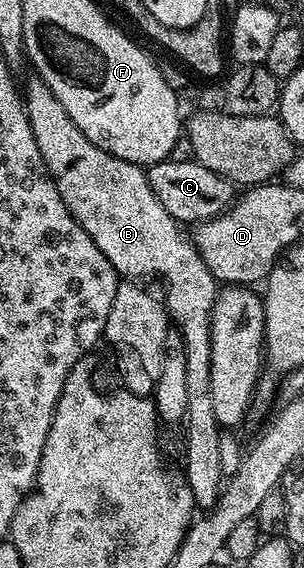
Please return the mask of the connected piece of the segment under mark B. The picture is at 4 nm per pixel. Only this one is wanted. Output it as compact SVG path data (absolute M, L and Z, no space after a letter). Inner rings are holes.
M31 77L31 80L22 88L23 103L27 107L27 116L29 117L29 125L33 125L33 138L37 141L37 149L41 149L41 157L45 161L47 171L55 180L57 185L57 193L61 193L61 197L65 201L65 205L69 209L69 213L81 225L81 229L85 229L85 233L89 233L89 237L93 237L93 241L97 245L97 249L101 249L101 253L105 253L105 257L109 261L109 265L113 265L116 276L126 277L131 281L139 281L142 275L160 275L163 278L163 287L167 290L165 294L165 306L170 322L173 324L174 330L179 332L179 336L183 339L185 345L185 370L187 371L189 401L187 402L187 417L182 424L181 430L183 435L183 463L181 474L186 479L189 489L195 498L195 506L199 509L210 509L218 501L220 492L224 488L225 478L221 473L220 466L220 432L221 428L215 416L213 409L213 400L211 398L211 374L209 373L209 353L211 352L211 314L213 313L213 305L215 304L215 296L217 294L217 281L213 277L213 273L209 273L209 265L205 265L205 261L201 257L201 253L195 248L194 238L190 234L187 235L184 228L173 217L169 217L169 213L165 213L165 208L161 206L161 201L157 201L157 197L153 193L153 189L149 189L149 181L147 180L147 172L140 164L130 163L121 157L113 157L113 153L109 153L105 149L101 149L97 145L93 145L89 141L89 137L85 137L85 133L81 133L81 129L77 129L77 125L73 125L73 121L69 117L69 113L65 113L65 105L61 105L61 101L57 101L57 97L53 97L53 93L49 89L49 85L45 85L45 81L38 77Z

